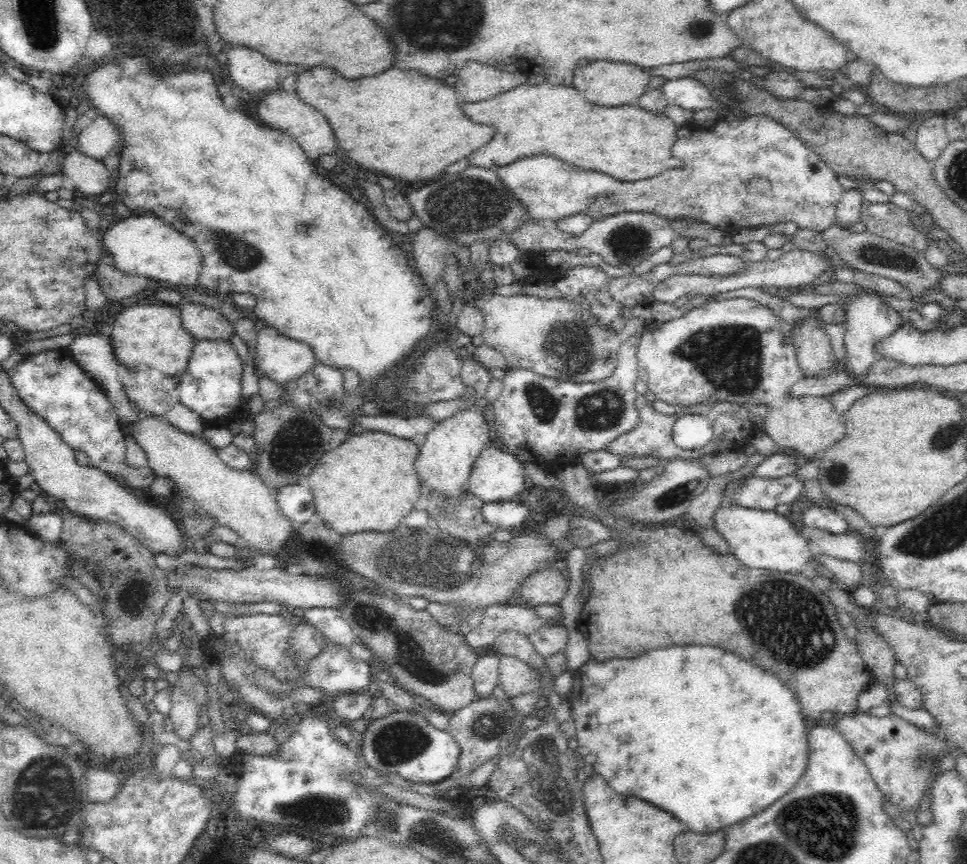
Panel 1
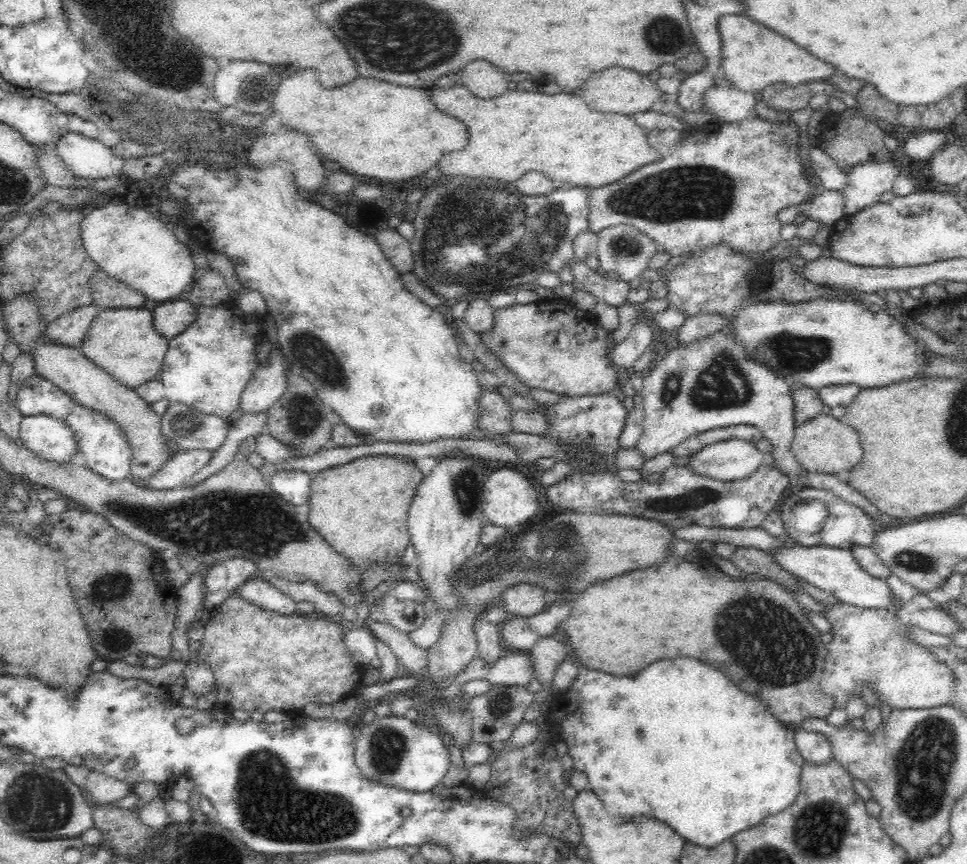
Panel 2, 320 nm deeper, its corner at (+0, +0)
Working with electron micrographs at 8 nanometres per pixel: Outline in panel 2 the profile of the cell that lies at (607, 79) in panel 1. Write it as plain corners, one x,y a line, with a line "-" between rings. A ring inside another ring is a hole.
621,67
608,68
608,70
604,70
604,72
598,72
596,76
589,76
588,82
582,84
582,88
576,90
576,92
580,92
580,96
588,102
590,108
594,108
594,110
598,110
598,112
622,115
633,115
634,113
646,112
651,106
656,106
660,103
659,98
662,93
658,89
656,82
649,80
647,75

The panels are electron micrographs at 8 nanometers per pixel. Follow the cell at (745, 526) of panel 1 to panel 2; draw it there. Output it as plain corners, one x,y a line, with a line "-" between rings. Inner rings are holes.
792,546
782,550
770,552
776,562
783,566
793,576
805,580
824,592
832,593
839,601
851,604
855,607
867,609
886,609
895,612
897,598
893,595
890,586
884,578
876,578
868,574
858,564
850,549
842,549
830,546

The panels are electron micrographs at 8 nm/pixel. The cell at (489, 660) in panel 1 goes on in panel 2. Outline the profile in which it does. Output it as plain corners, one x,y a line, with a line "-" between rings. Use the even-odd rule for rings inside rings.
484,617
476,619
474,624
477,651
479,657
488,664
494,664
501,657
502,649
501,624
488,622

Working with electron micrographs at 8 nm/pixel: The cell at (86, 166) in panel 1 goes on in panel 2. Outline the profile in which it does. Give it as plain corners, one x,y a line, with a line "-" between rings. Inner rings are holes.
68,131
56,146
63,163
78,178
108,178
118,173
116,155
98,139

